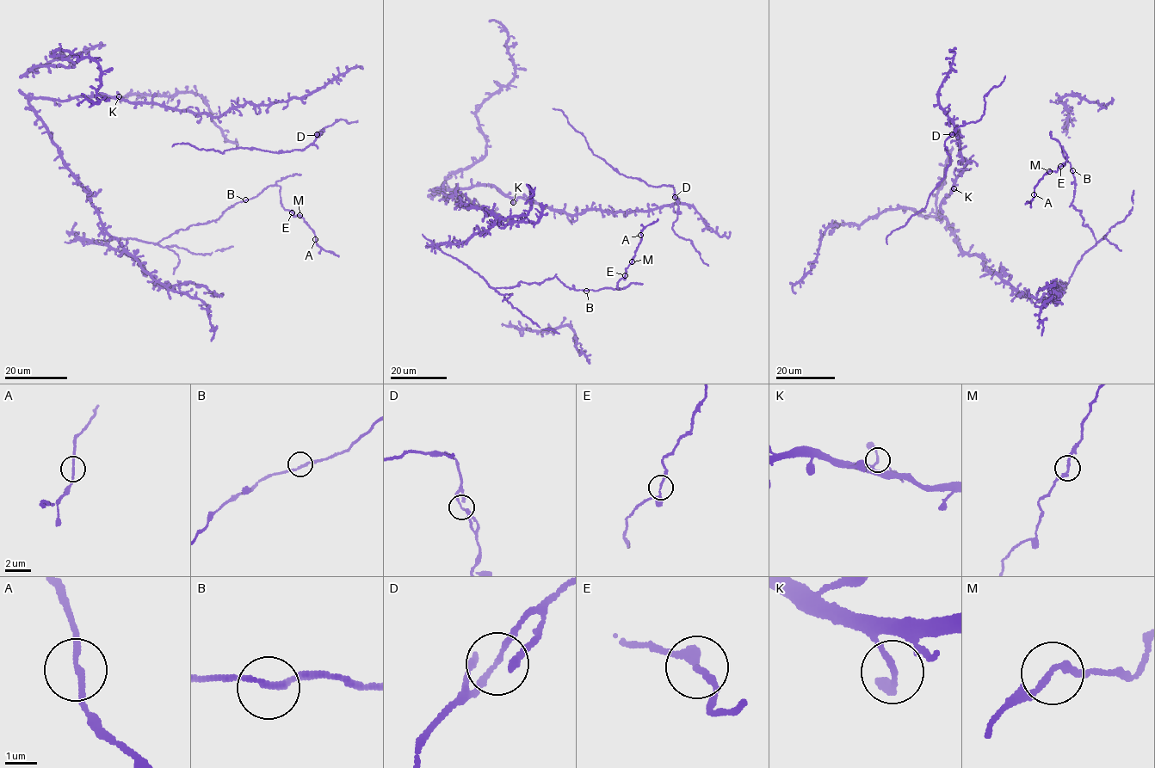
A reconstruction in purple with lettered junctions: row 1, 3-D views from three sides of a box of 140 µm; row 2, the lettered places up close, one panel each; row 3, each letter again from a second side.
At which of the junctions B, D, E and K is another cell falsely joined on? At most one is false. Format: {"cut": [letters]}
{"cut": []}

